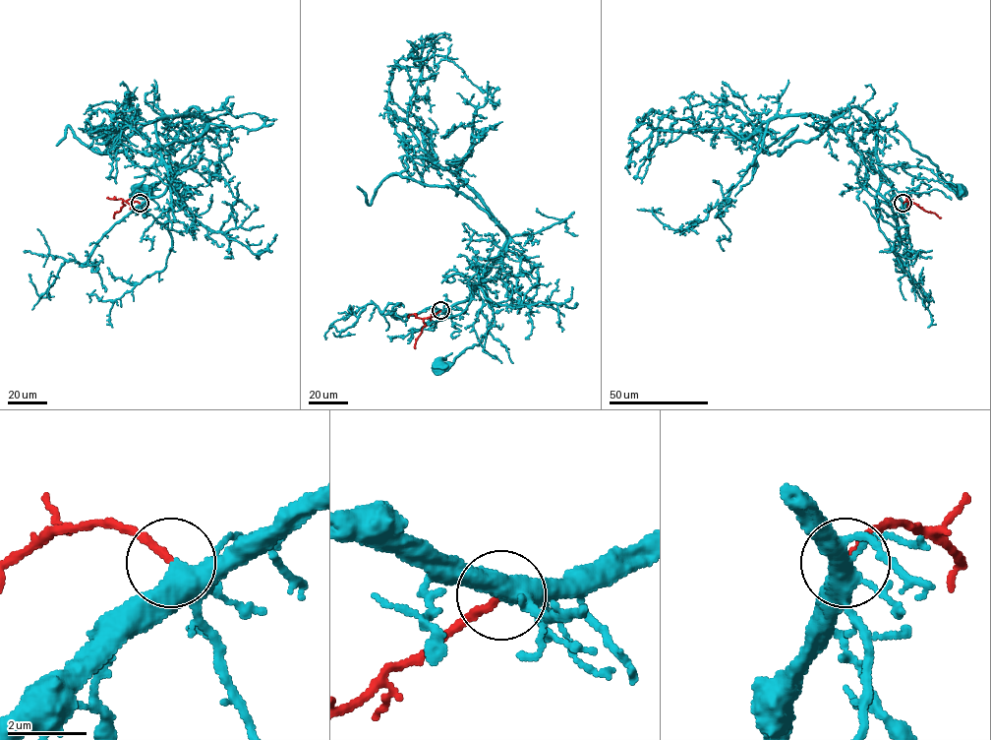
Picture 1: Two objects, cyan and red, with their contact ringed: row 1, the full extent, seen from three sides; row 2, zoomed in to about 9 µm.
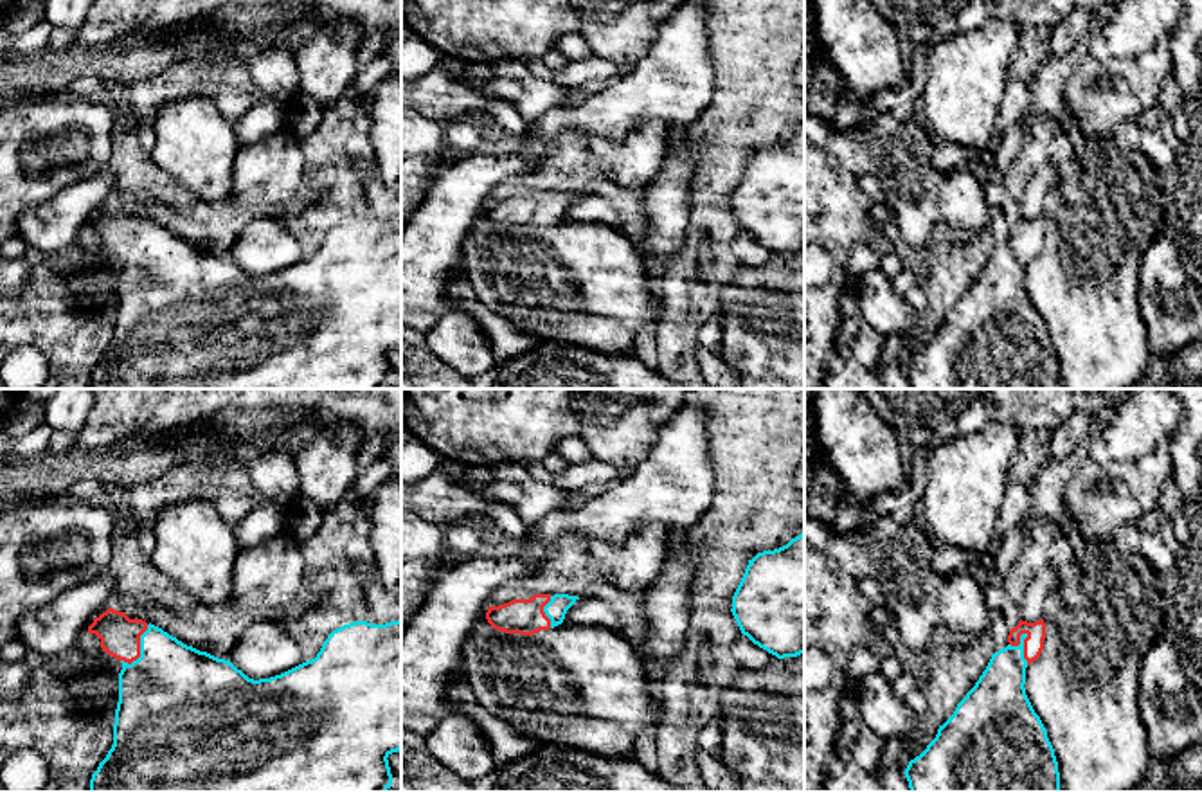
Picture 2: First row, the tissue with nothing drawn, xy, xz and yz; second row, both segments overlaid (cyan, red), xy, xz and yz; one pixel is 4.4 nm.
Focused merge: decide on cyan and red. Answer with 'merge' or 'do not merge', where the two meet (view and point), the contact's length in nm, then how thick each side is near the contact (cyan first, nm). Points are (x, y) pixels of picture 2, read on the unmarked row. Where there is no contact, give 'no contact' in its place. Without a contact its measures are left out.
merge; contact yz (1022, 245); length 150 nm; calibres 240 and 90 nm

